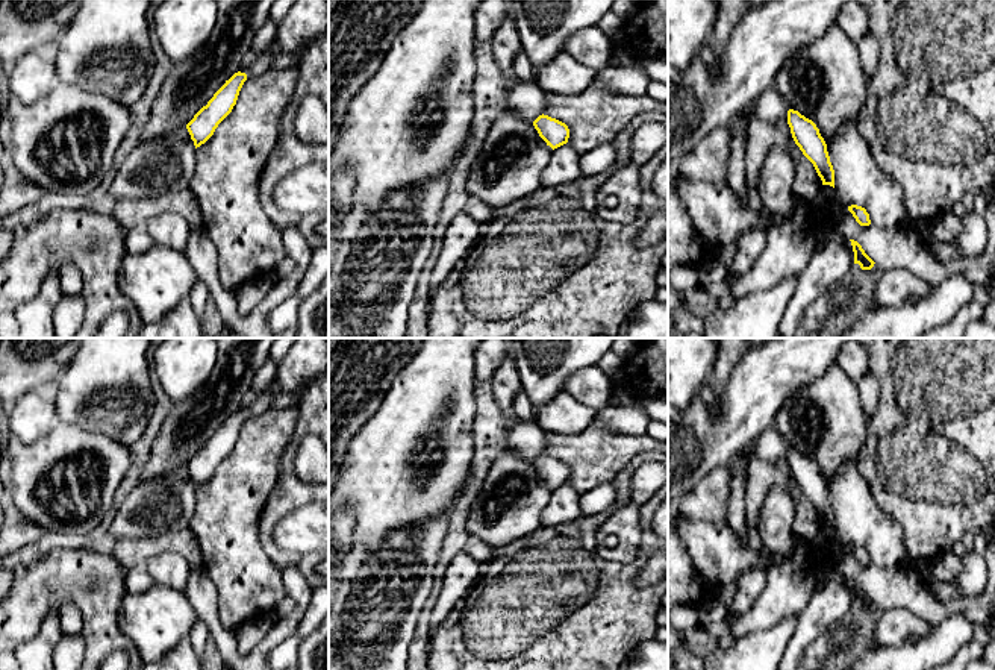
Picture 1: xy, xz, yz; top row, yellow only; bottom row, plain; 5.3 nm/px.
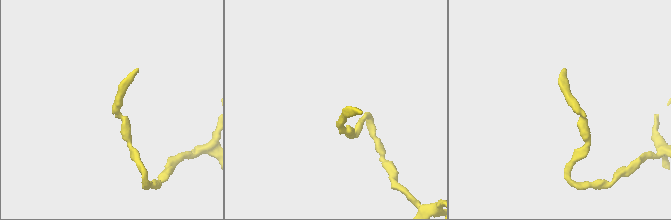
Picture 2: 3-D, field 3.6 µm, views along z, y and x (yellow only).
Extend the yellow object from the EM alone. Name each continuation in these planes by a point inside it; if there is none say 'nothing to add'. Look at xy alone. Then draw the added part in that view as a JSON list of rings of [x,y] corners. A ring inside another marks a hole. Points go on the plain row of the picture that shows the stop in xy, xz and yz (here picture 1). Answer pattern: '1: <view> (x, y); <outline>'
nothing to add

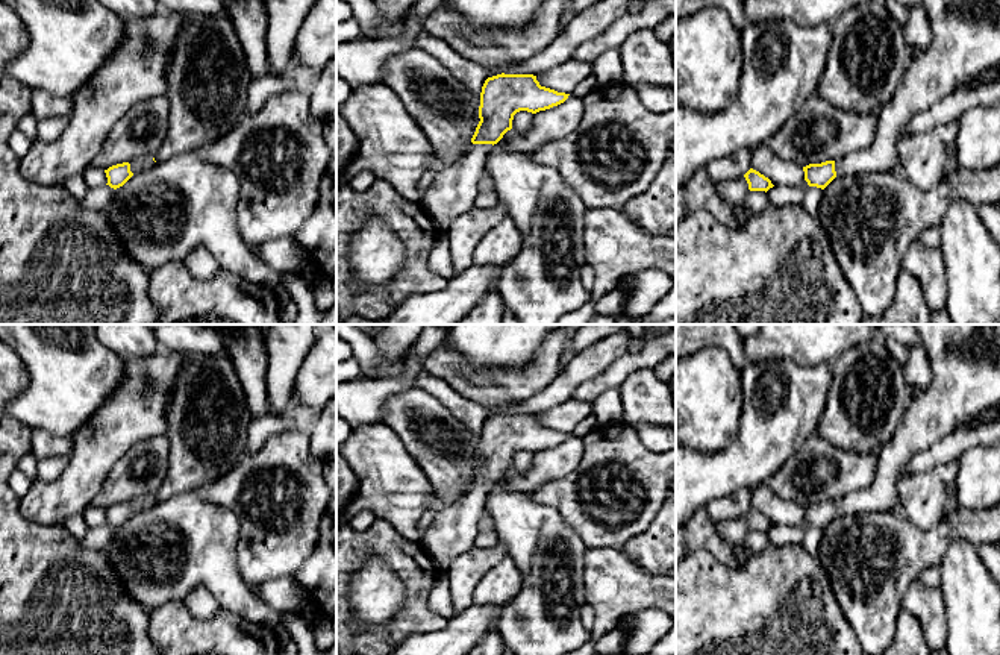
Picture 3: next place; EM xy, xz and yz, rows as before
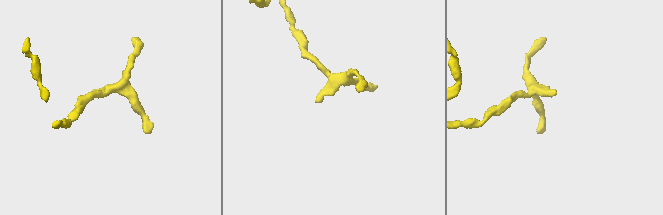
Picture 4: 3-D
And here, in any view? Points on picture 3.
1: xz (455, 528); [[[473,484],[458,502],[438,509],[420,541],[438,572],[447,570],[456,556],[474,546],[492,487],[492,484]]]

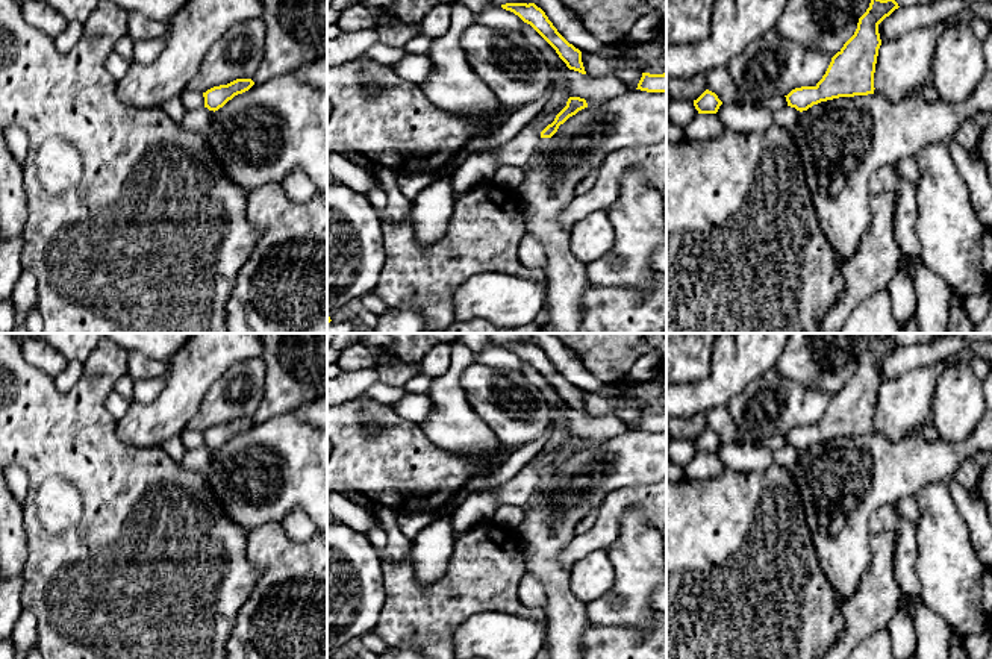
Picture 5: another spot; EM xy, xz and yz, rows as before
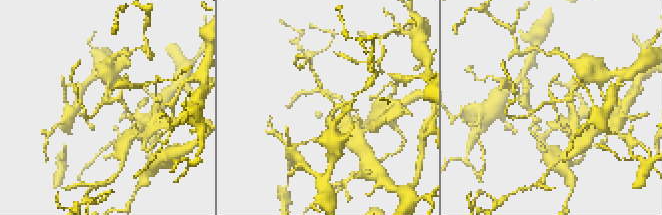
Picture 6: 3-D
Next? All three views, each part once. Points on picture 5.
nothing to add

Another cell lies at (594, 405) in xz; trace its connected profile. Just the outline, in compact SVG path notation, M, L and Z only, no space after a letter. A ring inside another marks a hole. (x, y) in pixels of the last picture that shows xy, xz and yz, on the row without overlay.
M582 392L585 411L591 417L615 415L619 409L632 409L642 412L641 403L619 397L600 397L597 394Z

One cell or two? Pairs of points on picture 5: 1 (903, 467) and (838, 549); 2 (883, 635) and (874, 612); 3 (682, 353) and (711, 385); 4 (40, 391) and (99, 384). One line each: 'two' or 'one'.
1: one
2: two
3: two
4: one

